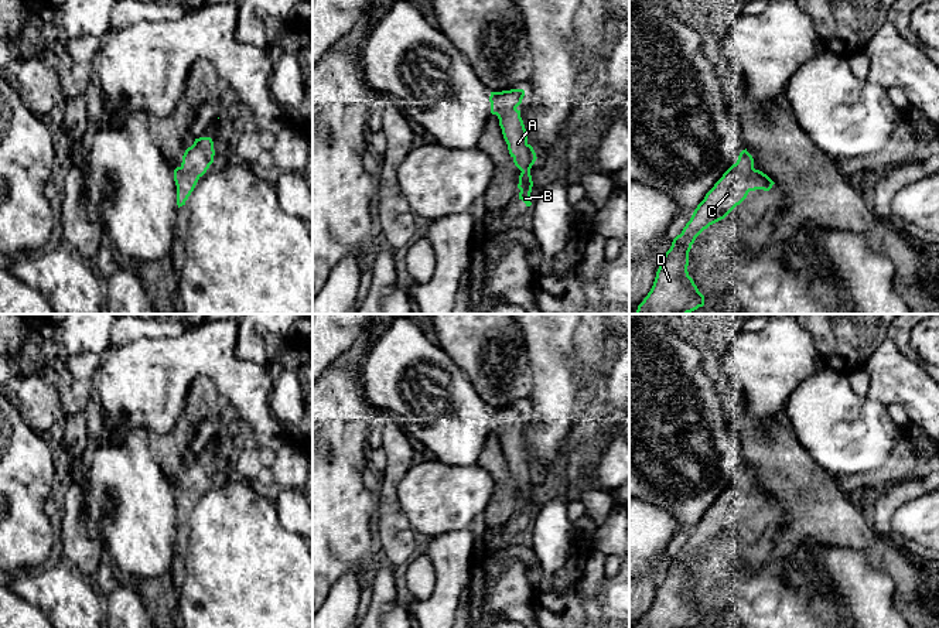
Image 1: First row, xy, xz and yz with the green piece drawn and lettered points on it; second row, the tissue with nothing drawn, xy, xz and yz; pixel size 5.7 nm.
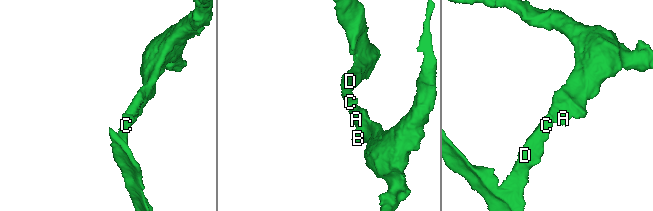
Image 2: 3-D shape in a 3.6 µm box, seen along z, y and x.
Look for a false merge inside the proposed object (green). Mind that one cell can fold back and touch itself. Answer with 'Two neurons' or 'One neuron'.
One neuron

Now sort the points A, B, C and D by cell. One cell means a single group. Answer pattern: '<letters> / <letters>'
A B C D

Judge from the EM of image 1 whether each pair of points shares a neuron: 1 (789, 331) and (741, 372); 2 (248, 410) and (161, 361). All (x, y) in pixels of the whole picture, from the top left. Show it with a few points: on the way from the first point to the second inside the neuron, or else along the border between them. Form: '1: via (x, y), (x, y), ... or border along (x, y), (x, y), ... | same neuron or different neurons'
1: via (778, 342), (758, 362), (753, 362) | same neuron
2: via (232, 388), (205, 361), (184, 361) | same neuron

